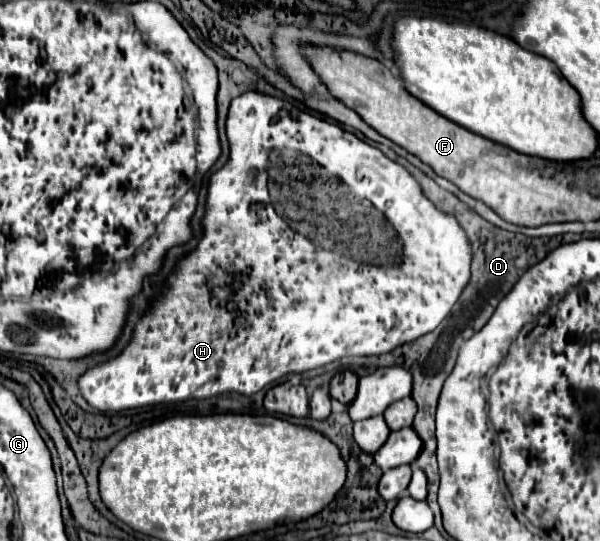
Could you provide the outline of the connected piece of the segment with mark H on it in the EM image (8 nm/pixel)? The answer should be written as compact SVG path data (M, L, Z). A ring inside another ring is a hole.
M254 90L244 92L232 100L228 120L226 120L226 134L230 140L230 152L234 152L234 154L226 162L226 166L220 168L210 178L208 212L206 212L206 220L204 220L204 238L198 242L198 248L192 254L188 254L188 258L184 258L178 264L176 272L168 278L168 286L156 298L156 302L152 306L154 310L148 312L142 320L138 320L138 324L134 328L134 338L124 348L124 352L118 358L110 358L108 362L90 368L78 380L82 396L88 400L88 404L92 404L98 410L126 410L126 408L160 404L160 402L210 398L210 396L218 396L224 392L238 392L238 394L250 396L250 394L256 394L258 390L262 390L266 384L286 376L288 372L304 372L304 370L334 362L342 356L370 356L370 354L390 352L392 348L396 348L408 340L416 340L416 338L432 332L432 328L436 328L440 324L440 320L444 320L444 316L448 316L448 312L460 298L460 292L468 284L472 254L470 254L470 244L468 244L468 238L464 236L464 230L454 220L454 216L436 210L436 206L422 194L420 184L416 184L416 180L404 166L386 158L378 148L362 142L352 132L346 132L332 122L326 122L318 116L312 116L312 114L292 106L288 100L274 98L274 96L268 96L262 92L254 92Z

